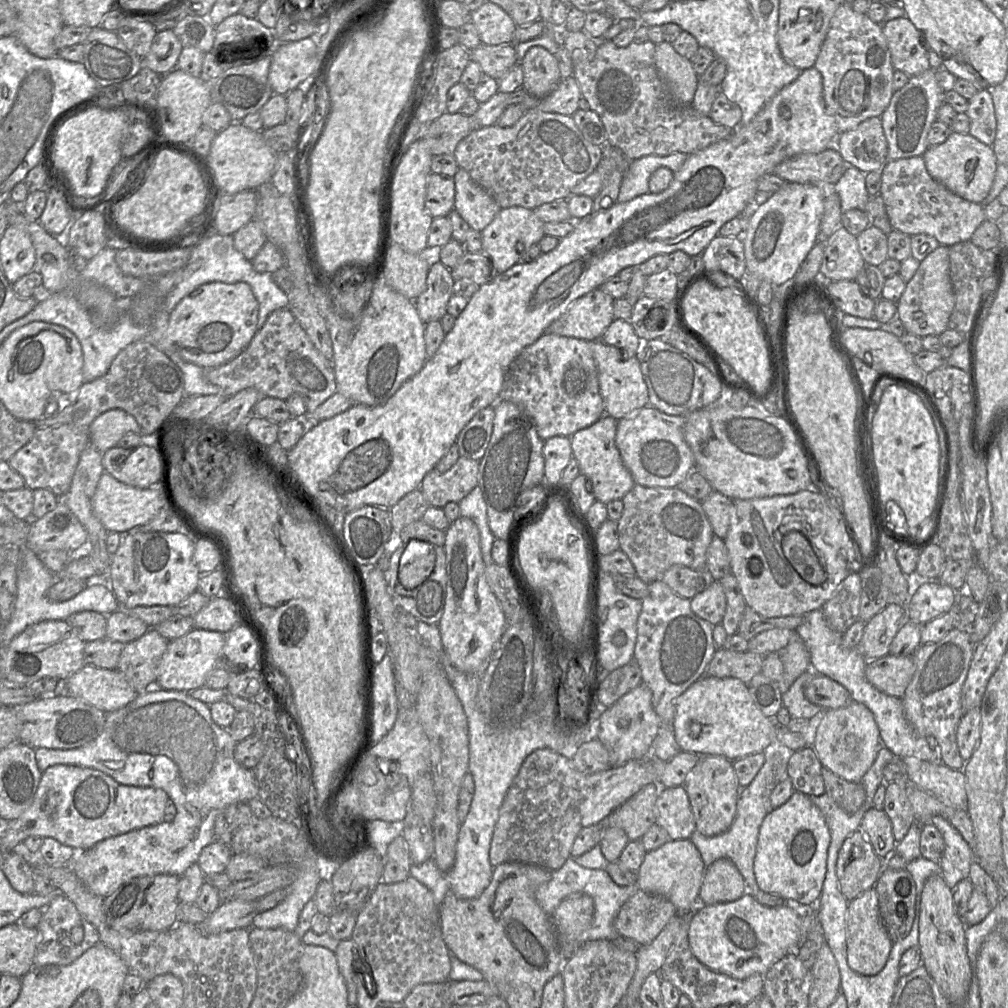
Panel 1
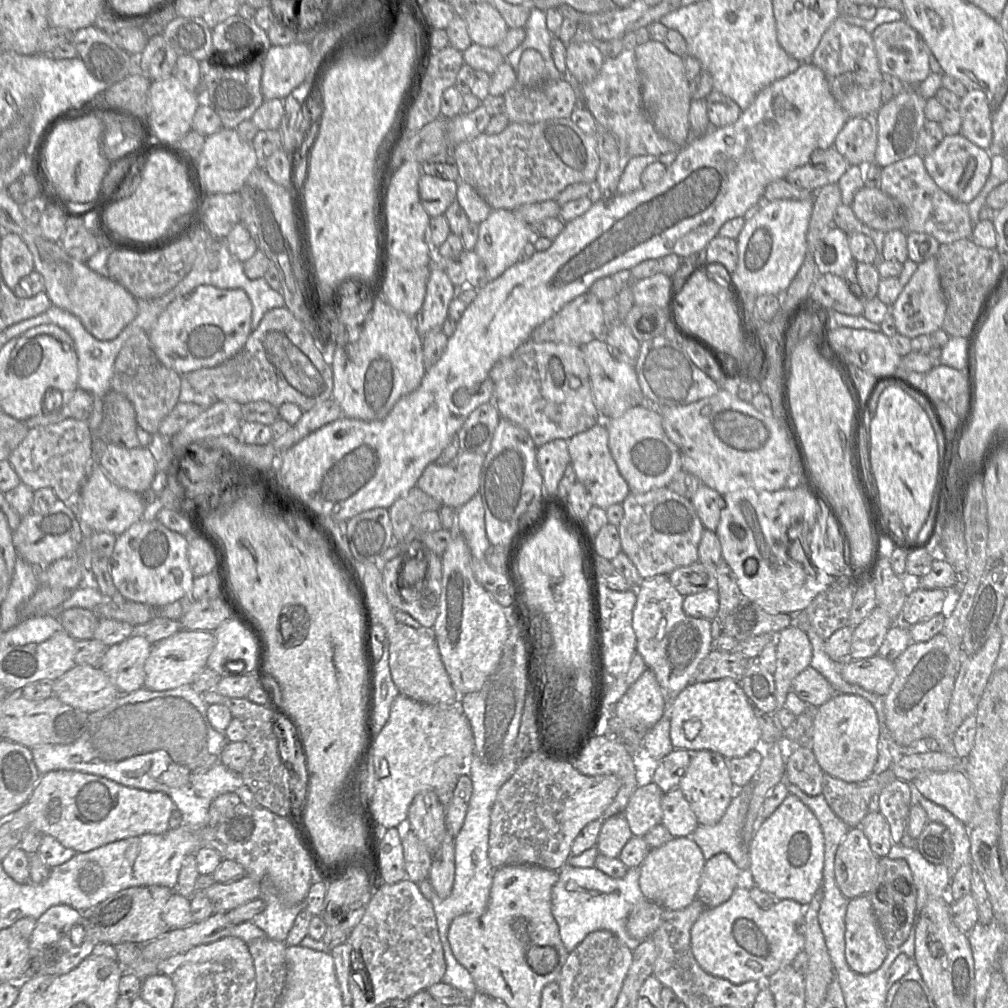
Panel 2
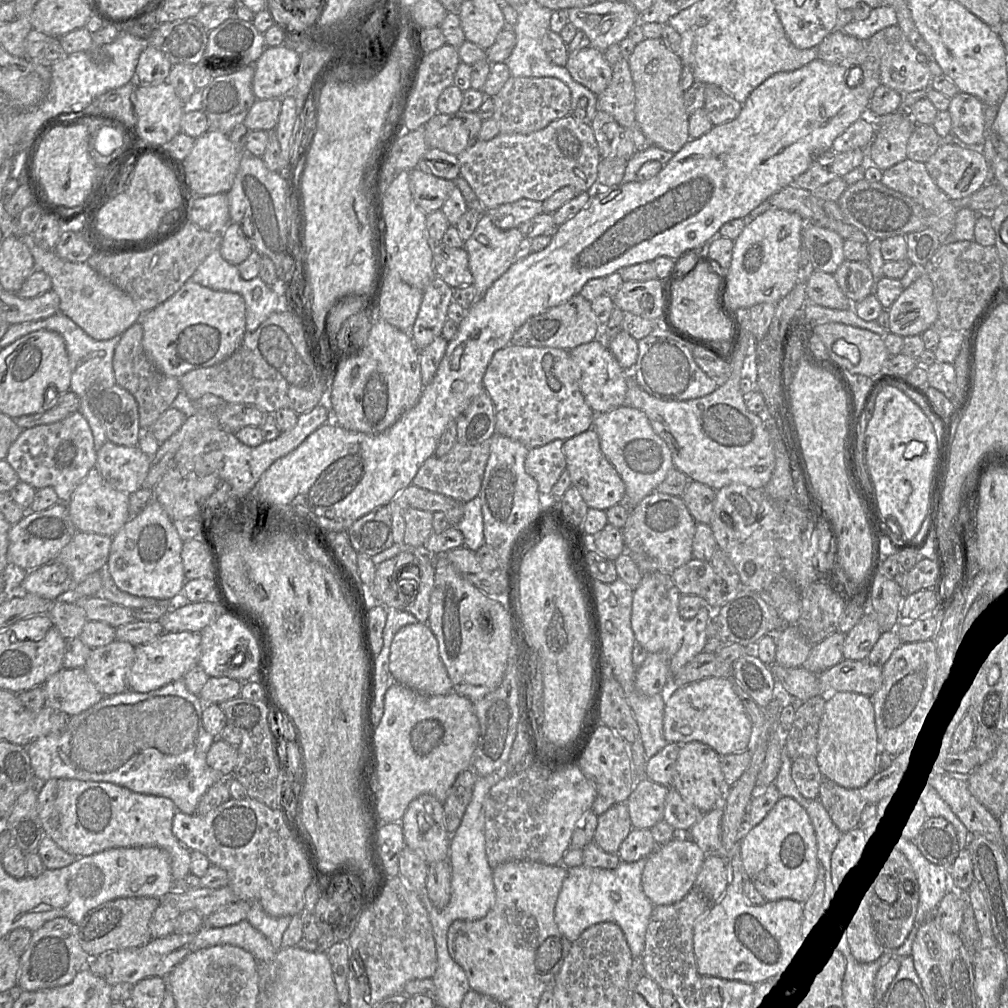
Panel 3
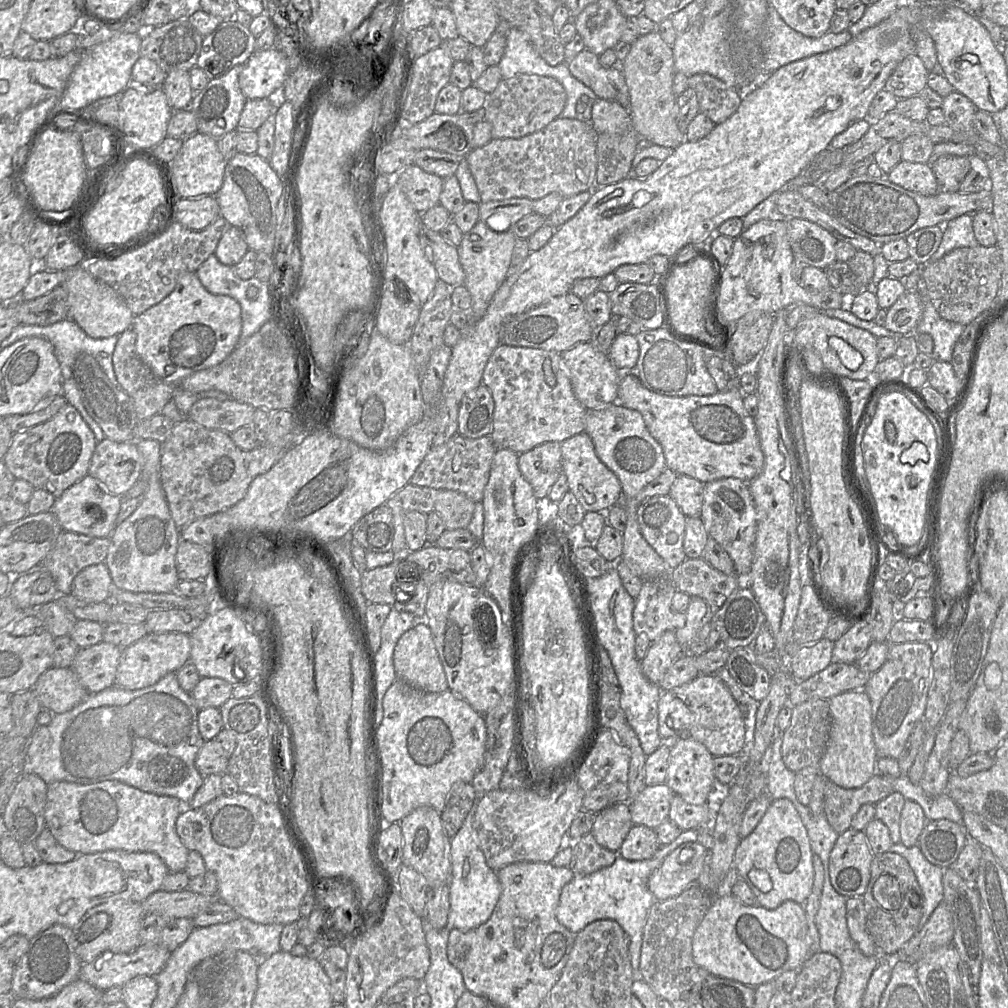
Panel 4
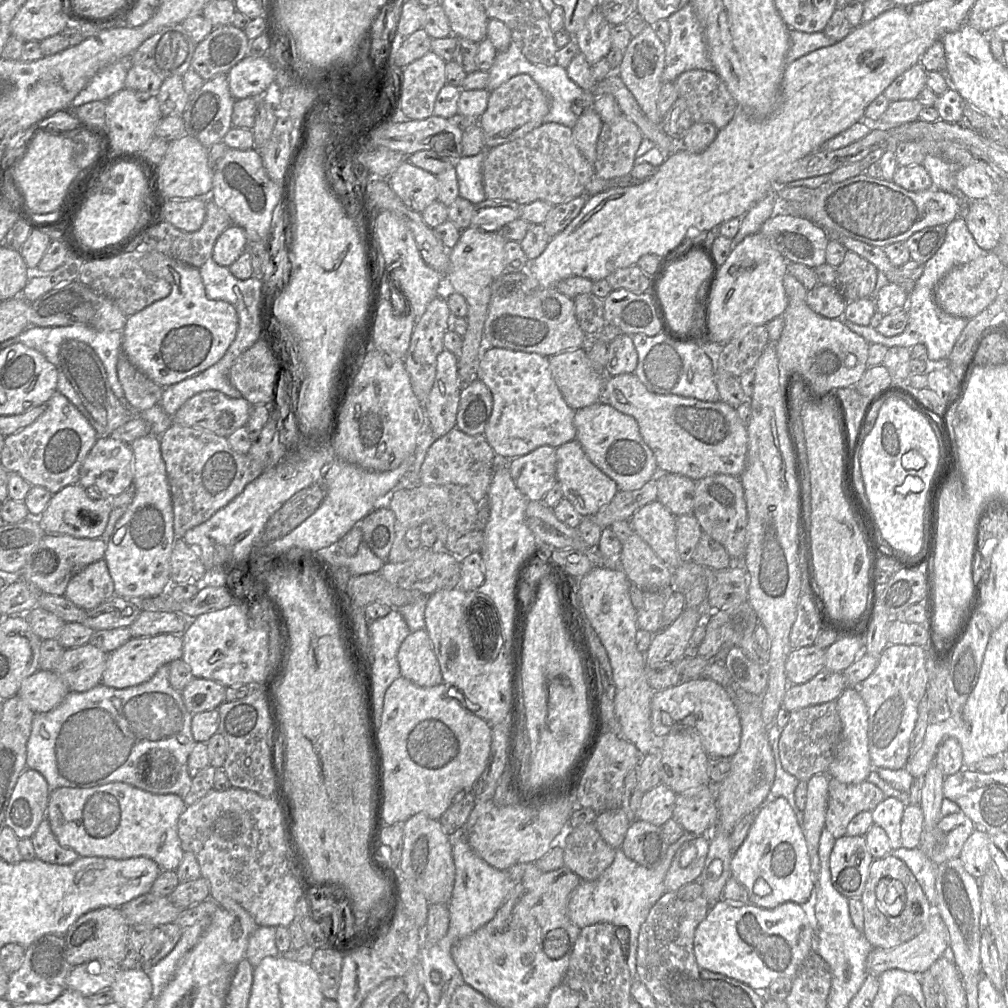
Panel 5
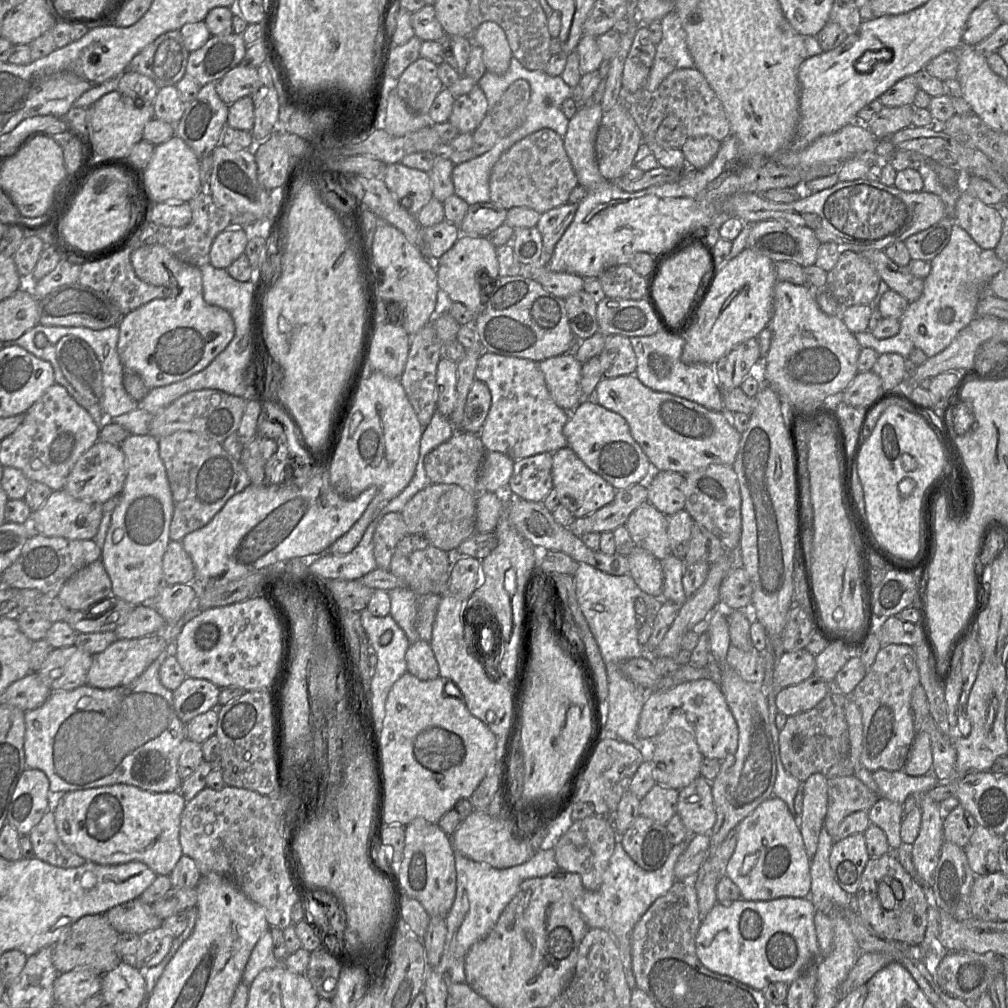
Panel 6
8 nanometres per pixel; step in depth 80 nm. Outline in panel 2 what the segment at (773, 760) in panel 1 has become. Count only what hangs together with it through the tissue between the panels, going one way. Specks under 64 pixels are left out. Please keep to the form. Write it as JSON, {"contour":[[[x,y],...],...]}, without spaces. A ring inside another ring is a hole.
{"contour":[[[752,781],[738,788],[722,818],[714,825],[699,824],[691,838],[700,847],[704,859],[726,853],[742,871],[749,871],[748,847],[742,840],[743,823],[752,796]]]}

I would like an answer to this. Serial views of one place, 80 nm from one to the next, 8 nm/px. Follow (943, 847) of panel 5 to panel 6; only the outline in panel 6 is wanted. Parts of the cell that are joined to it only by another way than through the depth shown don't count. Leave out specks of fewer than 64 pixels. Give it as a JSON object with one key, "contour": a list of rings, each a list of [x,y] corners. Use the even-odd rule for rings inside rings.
{"contour":[[[959,804],[944,819],[944,840],[964,849],[977,825],[974,817]]]}

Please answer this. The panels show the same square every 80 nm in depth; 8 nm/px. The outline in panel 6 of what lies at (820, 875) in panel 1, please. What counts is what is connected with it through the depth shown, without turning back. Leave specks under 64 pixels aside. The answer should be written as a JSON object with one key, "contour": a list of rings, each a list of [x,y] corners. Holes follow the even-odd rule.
{"contour":[[[770,797],[736,827],[737,843],[729,859],[725,876],[740,889],[746,901],[770,901],[778,898],[810,898],[810,862],[799,827],[787,804]]]}

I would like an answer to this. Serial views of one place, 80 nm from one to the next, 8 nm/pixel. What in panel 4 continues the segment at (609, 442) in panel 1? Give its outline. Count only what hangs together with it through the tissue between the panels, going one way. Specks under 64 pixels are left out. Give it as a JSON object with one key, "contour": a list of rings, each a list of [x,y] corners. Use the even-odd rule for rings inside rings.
{"contour":[[[583,432],[561,443],[562,473],[567,478],[570,491],[585,512],[606,513],[621,501],[622,486],[617,476],[597,456],[590,436]]]}

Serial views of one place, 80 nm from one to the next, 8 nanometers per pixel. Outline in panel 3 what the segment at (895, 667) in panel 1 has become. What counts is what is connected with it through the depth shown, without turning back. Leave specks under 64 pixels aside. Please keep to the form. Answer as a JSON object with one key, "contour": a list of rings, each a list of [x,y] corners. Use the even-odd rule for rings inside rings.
{"contour":[[[843,659],[837,665],[818,674],[821,695],[836,692],[856,692],[867,696],[882,685],[882,667],[863,660]]]}

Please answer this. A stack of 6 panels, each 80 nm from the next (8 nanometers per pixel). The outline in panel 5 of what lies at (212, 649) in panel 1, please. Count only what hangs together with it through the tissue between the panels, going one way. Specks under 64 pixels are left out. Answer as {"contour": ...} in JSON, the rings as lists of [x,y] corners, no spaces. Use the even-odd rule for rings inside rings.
{"contour":[[[166,633],[155,636],[132,637],[121,647],[108,654],[100,684],[117,689],[139,685],[151,679],[161,666],[181,659],[182,655],[183,640],[181,635]]]}

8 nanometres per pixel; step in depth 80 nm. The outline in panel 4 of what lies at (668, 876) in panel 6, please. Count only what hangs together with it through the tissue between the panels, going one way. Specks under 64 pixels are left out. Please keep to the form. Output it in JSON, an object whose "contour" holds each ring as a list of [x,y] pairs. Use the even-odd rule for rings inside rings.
{"contour":[[[682,830],[671,843],[661,845],[655,855],[646,860],[629,861],[620,854],[611,866],[591,874],[575,874],[561,892],[556,909],[558,922],[570,932],[578,934],[588,924],[602,919],[615,920],[628,935],[629,956],[634,975],[639,975],[643,931],[655,897],[648,888],[650,875],[659,868],[664,859],[679,845],[701,839],[700,830]]]}

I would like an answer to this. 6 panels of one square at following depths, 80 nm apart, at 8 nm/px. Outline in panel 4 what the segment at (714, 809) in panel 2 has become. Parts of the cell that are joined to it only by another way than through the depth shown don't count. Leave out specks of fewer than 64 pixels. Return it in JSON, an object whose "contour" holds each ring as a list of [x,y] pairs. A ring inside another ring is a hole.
{"contour":[[[678,739],[670,748],[666,784],[674,794],[689,804],[717,804],[718,786],[714,775],[713,755],[694,739]]]}

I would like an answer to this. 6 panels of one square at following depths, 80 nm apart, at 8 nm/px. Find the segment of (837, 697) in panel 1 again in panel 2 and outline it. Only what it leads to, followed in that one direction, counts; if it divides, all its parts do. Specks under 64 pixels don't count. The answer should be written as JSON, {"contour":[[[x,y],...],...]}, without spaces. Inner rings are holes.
{"contour":[[[811,665],[792,681],[791,690],[809,705],[820,706],[836,692],[829,681]]]}

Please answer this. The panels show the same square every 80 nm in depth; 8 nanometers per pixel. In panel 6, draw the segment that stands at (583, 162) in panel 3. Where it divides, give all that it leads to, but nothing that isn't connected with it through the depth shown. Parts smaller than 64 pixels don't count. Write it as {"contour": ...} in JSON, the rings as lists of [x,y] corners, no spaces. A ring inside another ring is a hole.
{"contour":[[[543,128],[515,143],[493,166],[489,178],[490,202],[506,210],[527,207],[543,214],[567,203],[577,185],[576,174],[564,148],[564,138]]]}

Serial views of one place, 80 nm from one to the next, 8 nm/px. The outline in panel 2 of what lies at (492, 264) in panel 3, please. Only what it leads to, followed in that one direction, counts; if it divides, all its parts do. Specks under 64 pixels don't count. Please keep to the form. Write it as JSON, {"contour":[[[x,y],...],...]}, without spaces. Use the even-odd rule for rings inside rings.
{"contour":[[[492,210],[489,216],[479,224],[478,240],[474,247],[475,253],[485,265],[488,281],[495,280],[510,266],[520,261],[524,246],[533,239],[530,225],[514,211]]]}

